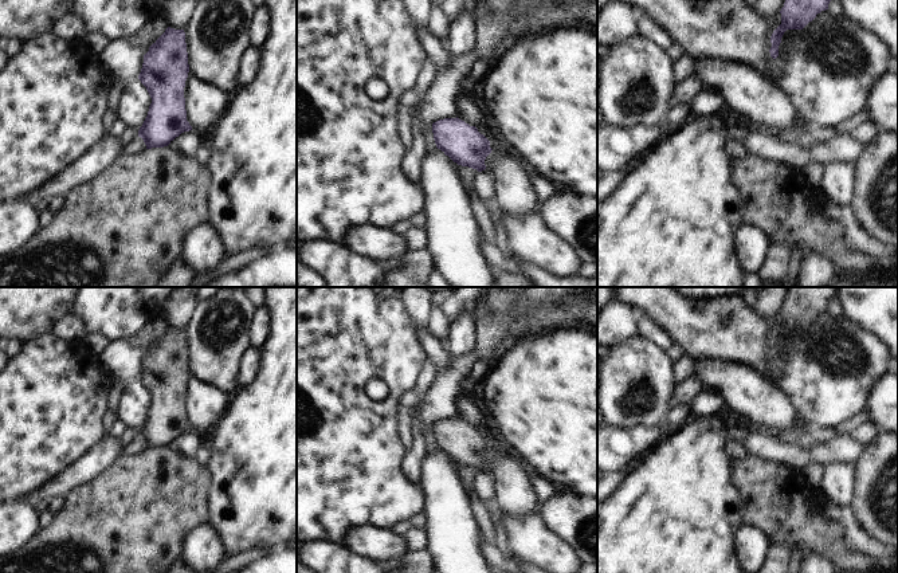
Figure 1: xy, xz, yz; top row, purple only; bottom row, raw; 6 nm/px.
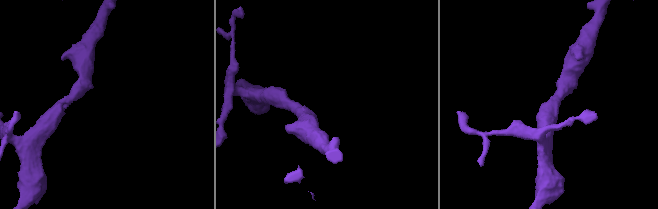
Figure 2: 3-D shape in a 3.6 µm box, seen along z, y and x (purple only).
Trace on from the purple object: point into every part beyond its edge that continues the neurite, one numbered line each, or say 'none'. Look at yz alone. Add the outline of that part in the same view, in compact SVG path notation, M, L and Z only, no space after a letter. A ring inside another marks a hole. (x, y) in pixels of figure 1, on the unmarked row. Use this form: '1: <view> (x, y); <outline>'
none

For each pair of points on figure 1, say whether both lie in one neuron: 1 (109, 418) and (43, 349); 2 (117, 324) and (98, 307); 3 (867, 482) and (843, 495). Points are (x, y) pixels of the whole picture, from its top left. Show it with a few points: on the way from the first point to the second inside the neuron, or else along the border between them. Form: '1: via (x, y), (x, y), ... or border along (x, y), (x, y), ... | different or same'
1: border along (108, 409), (102, 420), (104, 432) | different
2: via (113, 320), (102, 309) | same
3: border along (855, 466), (855, 493), (850, 506) | different

